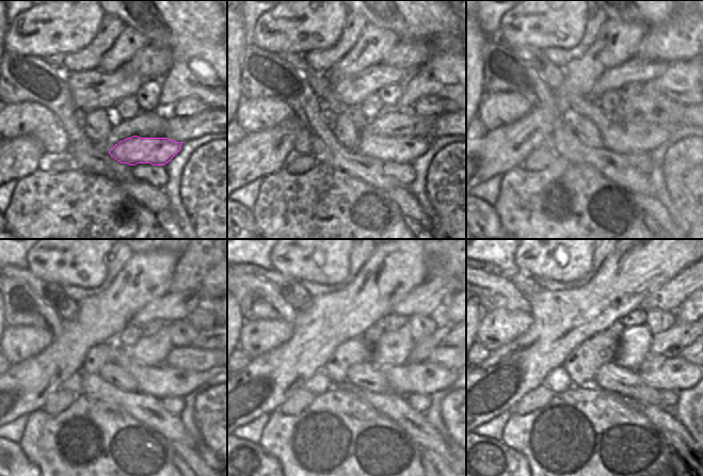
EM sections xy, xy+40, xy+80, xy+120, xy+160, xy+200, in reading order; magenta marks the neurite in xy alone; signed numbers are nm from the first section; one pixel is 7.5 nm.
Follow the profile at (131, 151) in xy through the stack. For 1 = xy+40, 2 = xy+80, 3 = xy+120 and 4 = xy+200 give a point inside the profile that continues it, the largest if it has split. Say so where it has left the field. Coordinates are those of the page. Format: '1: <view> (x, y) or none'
1: xy+40 (403, 149)
2: xy+80 (623, 139)
3: xy+120 (161, 381)
4: xy+200 (677, 374)

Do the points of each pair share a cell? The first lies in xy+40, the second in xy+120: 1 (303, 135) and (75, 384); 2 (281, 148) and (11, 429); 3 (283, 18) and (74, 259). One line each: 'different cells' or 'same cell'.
1: same cell
2: different cells
3: same cell

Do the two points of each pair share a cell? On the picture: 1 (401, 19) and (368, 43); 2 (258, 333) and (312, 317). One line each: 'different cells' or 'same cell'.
1: different cells
2: different cells

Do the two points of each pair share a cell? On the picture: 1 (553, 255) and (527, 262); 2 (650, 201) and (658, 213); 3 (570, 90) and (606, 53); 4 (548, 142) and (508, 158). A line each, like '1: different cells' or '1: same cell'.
1: same cell
2: same cell
3: same cell
4: different cells

